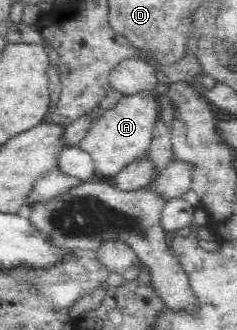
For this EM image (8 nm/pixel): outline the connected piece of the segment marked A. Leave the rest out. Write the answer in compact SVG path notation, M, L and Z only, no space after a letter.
M140 91L136 94L122 95L115 104L103 108L87 128L87 133L79 143L79 148L93 158L97 176L113 178L129 162L149 153L154 132L154 125L159 115L160 105L157 93Z

